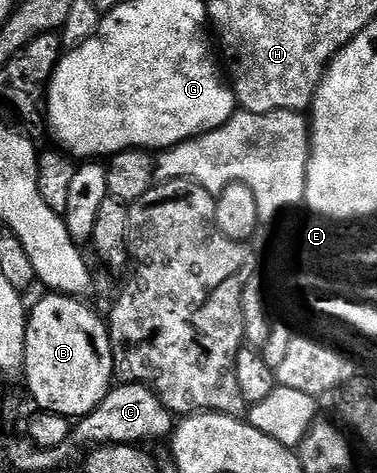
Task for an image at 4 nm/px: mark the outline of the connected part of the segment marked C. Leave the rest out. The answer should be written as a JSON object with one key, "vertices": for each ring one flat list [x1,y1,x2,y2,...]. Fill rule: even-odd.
{"vertices":[[136,383,117,384,93,411,75,426,75,442,81,446,98,444,137,444,140,438,153,438,170,429,171,415,148,387],[97,442,97,443,96,443]]}

